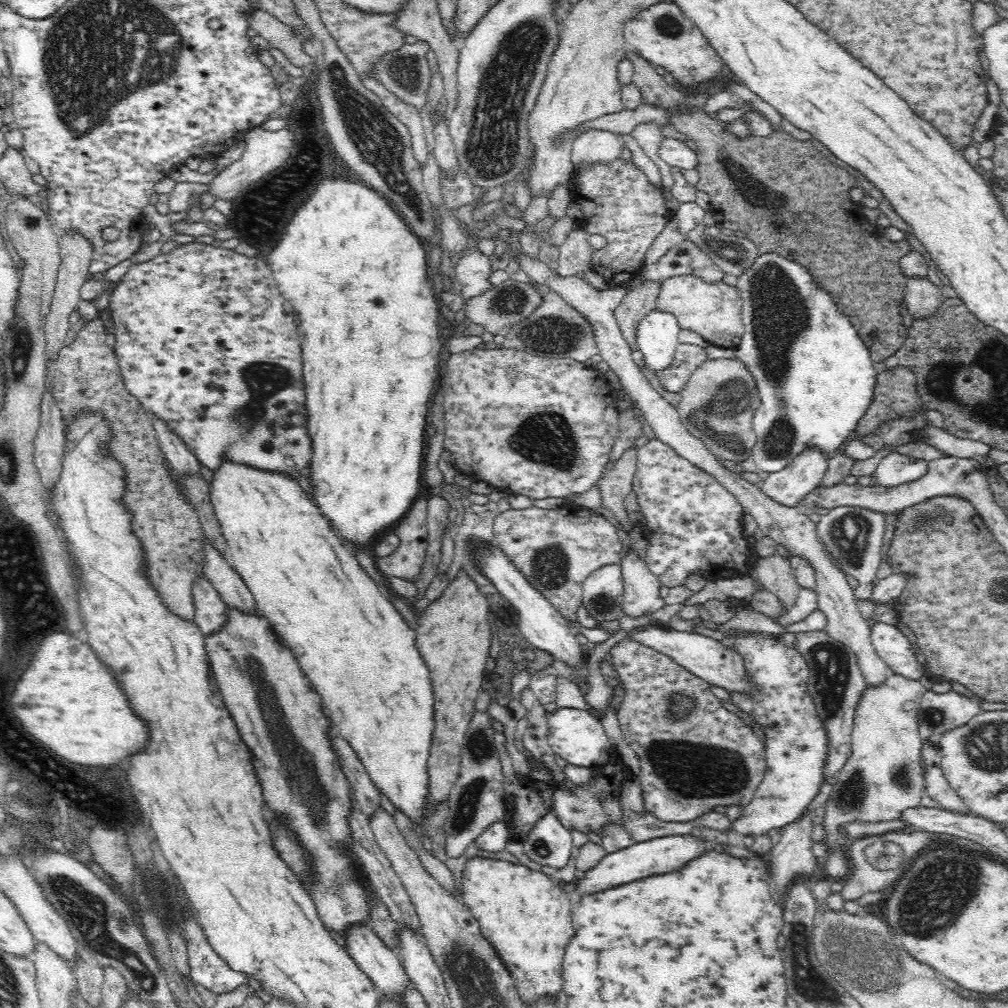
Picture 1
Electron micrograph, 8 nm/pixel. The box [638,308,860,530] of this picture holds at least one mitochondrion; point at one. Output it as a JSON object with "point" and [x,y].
{"point":[714,427]}

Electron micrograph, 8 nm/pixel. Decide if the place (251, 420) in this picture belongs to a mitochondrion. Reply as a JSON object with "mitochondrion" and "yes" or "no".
{"mitochondrion":"yes"}

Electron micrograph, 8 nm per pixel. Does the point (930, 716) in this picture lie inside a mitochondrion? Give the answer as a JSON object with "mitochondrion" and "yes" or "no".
{"mitochondrion":"yes"}

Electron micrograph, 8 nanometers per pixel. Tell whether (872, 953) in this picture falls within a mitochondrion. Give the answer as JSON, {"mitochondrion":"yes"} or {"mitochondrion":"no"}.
{"mitochondrion":"yes"}

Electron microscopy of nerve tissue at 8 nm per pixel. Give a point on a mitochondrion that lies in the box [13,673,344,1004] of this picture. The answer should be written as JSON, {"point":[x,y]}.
{"point":[94,919]}

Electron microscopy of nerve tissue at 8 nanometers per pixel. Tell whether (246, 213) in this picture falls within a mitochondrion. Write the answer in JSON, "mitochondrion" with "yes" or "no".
{"mitochondrion":"yes"}

